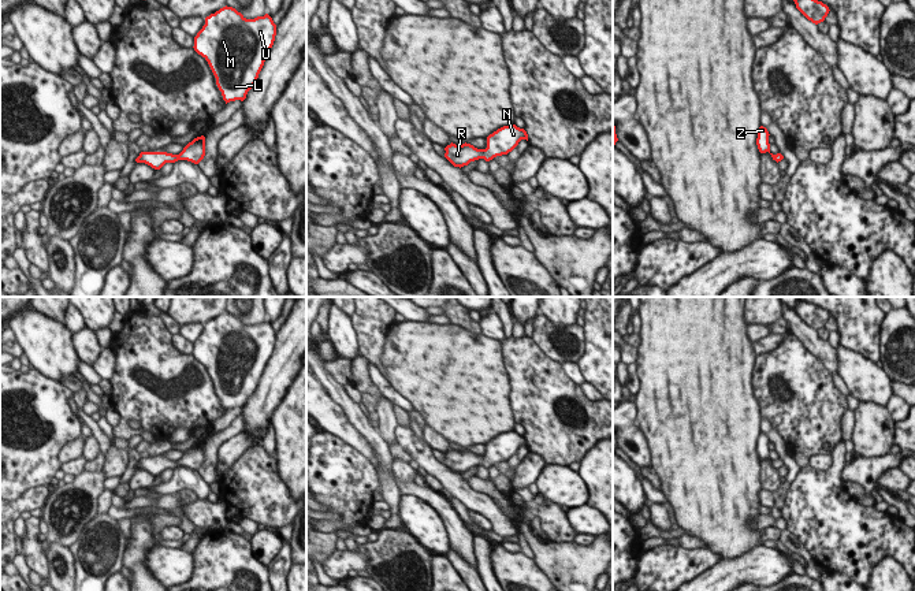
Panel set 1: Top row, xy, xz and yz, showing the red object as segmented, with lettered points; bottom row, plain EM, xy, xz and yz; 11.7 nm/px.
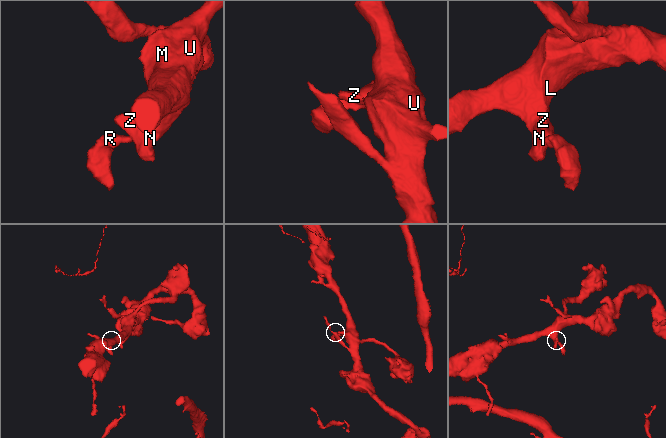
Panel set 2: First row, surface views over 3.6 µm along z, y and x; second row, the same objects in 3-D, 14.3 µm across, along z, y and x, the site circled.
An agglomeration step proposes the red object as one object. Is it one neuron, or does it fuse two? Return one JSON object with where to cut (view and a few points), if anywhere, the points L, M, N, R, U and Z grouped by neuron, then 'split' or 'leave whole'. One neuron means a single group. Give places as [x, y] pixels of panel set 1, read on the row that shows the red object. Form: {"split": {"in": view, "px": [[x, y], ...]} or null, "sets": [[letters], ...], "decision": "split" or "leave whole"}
{"split": null, "sets": [["L", "M", "N", "R", "U", "Z"]], "decision": "leave whole"}

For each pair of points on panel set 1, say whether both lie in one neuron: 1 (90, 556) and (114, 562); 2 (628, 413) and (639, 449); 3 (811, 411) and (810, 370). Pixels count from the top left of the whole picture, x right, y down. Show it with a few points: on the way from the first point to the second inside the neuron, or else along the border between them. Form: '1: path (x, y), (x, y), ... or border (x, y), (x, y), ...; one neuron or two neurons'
1: path (96, 556), (103, 556), (108, 560); one neuron
2: path (628, 422), (628, 435), (633, 441); one neuron
3: path (810, 401), (810, 379); one neuron

